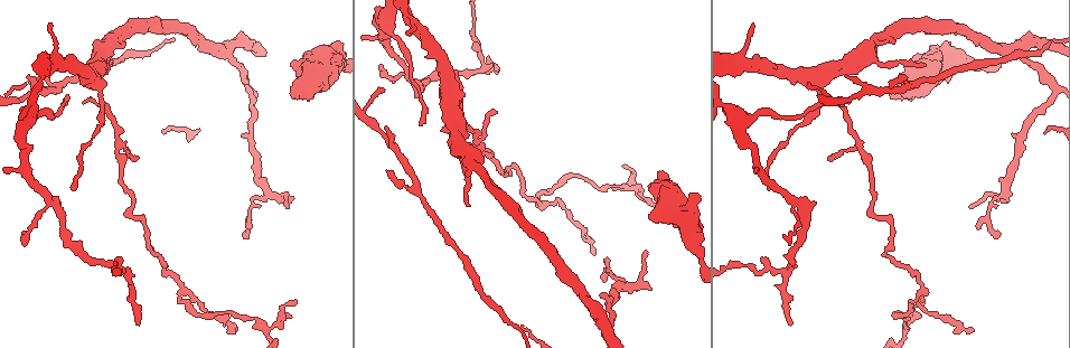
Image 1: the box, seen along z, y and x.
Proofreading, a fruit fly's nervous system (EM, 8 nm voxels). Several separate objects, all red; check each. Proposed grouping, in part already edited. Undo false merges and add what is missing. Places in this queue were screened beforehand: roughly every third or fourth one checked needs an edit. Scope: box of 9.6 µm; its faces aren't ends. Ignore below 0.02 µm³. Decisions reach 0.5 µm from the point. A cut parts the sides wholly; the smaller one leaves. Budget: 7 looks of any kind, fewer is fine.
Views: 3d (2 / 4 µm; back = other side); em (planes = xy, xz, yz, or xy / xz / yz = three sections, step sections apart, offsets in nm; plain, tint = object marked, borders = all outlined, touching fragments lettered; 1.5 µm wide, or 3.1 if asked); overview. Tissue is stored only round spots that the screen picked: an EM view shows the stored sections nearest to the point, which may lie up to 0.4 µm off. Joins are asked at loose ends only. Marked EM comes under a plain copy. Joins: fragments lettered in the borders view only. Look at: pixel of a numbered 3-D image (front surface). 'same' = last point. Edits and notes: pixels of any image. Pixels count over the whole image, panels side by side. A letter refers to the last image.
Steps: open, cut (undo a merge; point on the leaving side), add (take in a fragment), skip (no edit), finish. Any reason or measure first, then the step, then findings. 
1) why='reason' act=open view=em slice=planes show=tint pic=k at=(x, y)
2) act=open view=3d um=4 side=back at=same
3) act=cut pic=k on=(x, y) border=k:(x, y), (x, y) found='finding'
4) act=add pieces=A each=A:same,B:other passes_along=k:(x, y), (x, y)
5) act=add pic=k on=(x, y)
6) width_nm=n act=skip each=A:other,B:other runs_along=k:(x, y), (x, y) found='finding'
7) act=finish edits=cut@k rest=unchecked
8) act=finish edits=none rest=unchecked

why='an open end' act=open view=3d um=4 pic=1 at=(658, 172)

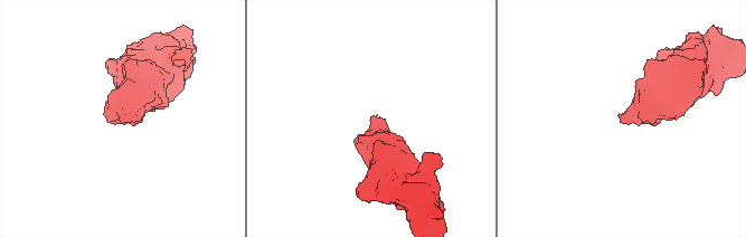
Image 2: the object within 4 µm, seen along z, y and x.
why='shape alone is not enough' act=open view=em slice=xy step=4 show=borders pic=2 at=(122, 123)

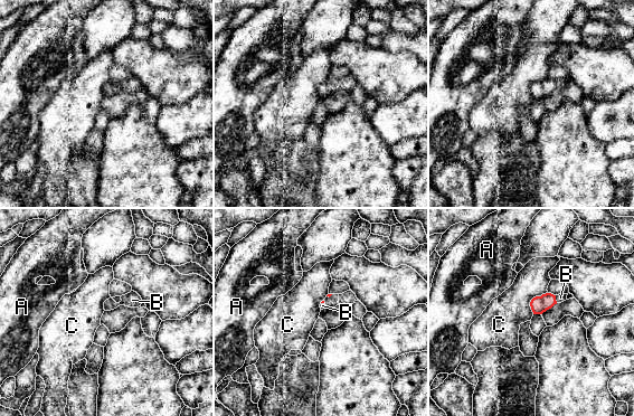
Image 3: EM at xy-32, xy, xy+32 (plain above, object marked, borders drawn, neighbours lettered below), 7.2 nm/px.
act=open view=em slice=planes show=borders at=same

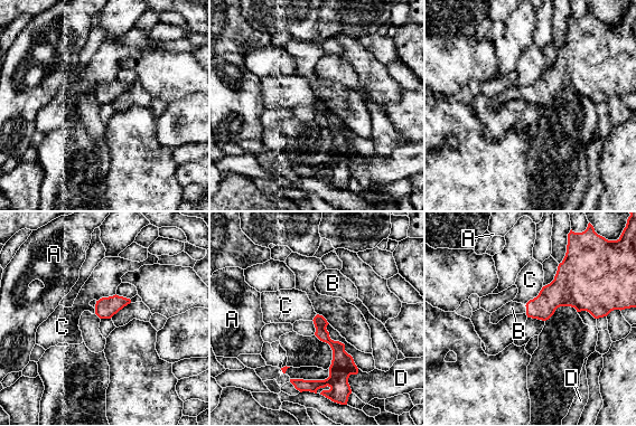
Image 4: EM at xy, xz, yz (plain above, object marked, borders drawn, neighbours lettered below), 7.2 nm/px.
act=add pieces=B each=A:other,B:same,C:other,D:other found='it goes on there'

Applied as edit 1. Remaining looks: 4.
why='sharp bend' act=open view=em slice=planes show=borders pic=1 at=(871, 212)

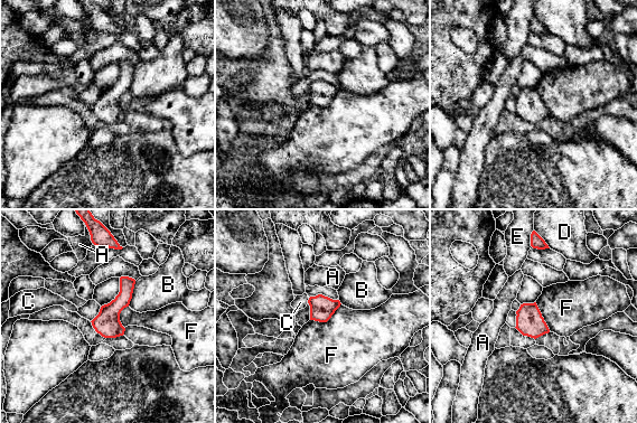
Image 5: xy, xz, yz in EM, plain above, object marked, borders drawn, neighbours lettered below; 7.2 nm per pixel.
width_nm=180 longest_contact=F:260nm act=skip each=A:other,B:other,C:other,D:other,E:other,F:other found='one cell here'

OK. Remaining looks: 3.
why='an open end' act=open view=3d um=4 pic=1 at=(791, 324)

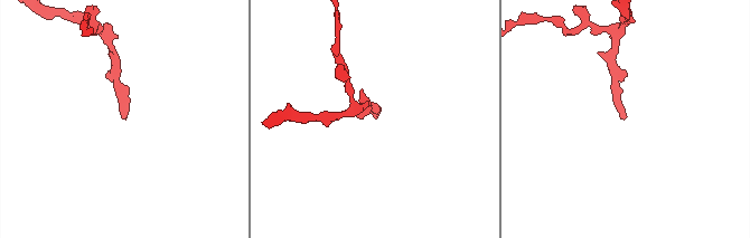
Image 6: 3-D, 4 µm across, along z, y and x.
why='shape alone is not enough' act=open view=em slice=yz step=4 show=tint pic=6 at=(625, 118)

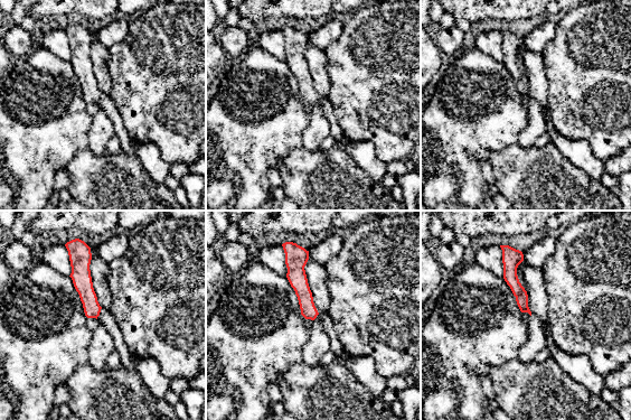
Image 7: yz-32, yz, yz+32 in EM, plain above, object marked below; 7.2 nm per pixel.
act=open view=em slice=planes show=borders at=same

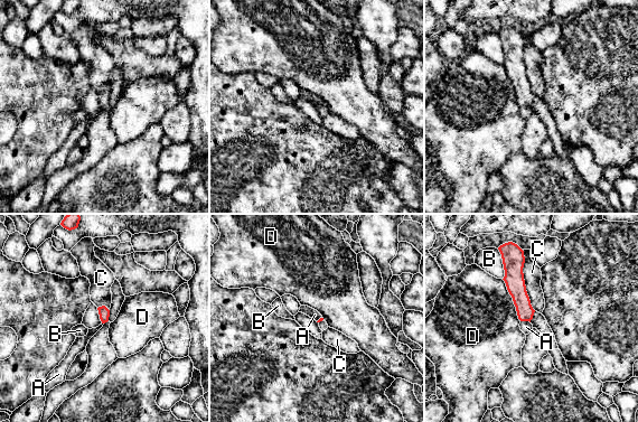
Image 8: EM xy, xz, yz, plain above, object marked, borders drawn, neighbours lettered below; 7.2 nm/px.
longest_contact=C:460nm act=skip each=A:other,B:other,C:other,D:other runs_along=8:(519, 255), (516, 288), (527, 318) found='no lettered fragment goes on from it'

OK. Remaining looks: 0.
act=finish edits=add@4 rest=unchecked

